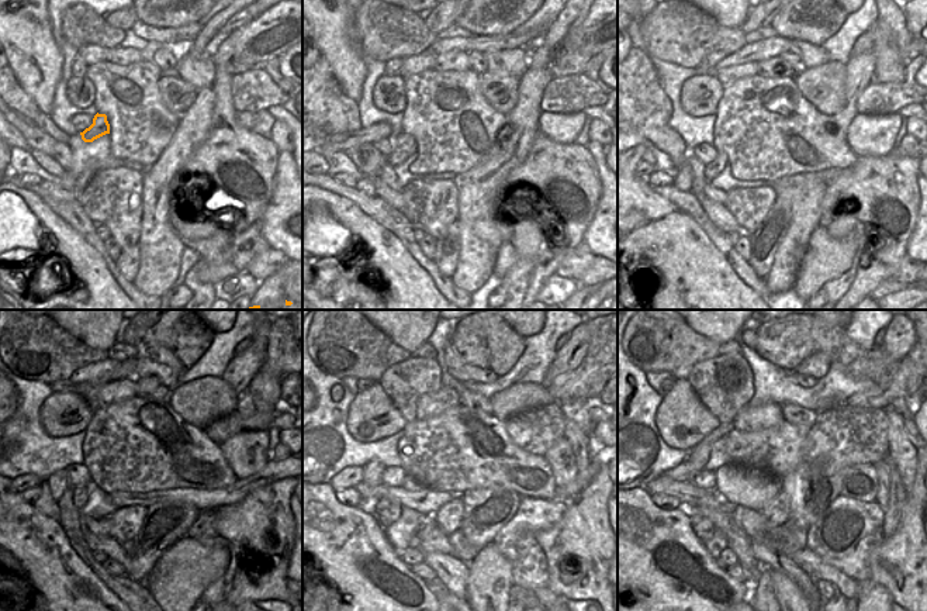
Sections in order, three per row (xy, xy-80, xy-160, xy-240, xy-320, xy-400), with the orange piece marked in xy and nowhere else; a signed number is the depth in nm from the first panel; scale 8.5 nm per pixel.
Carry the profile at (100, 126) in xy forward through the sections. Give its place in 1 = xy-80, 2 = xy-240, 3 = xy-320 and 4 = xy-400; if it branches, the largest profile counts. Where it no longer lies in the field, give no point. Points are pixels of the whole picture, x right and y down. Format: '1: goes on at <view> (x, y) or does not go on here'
1: goes on at xy-80 (404, 144)
2: goes on at xy-240 (80, 494)
3: goes on at xy-320 (387, 511)
4: goes on at xy-400 (701, 524)

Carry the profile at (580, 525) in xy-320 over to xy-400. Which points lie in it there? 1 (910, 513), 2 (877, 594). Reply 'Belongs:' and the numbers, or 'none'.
Belongs: 1

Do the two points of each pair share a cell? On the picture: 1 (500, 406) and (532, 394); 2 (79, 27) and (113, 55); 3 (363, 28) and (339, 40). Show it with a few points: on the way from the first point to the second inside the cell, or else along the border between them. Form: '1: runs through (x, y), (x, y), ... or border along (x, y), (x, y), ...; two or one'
1: runs through (508, 403), (523, 396); one
2: border along (120, 44), (110, 48); two
3: border along (352, 14), (353, 38), (363, 54); two

